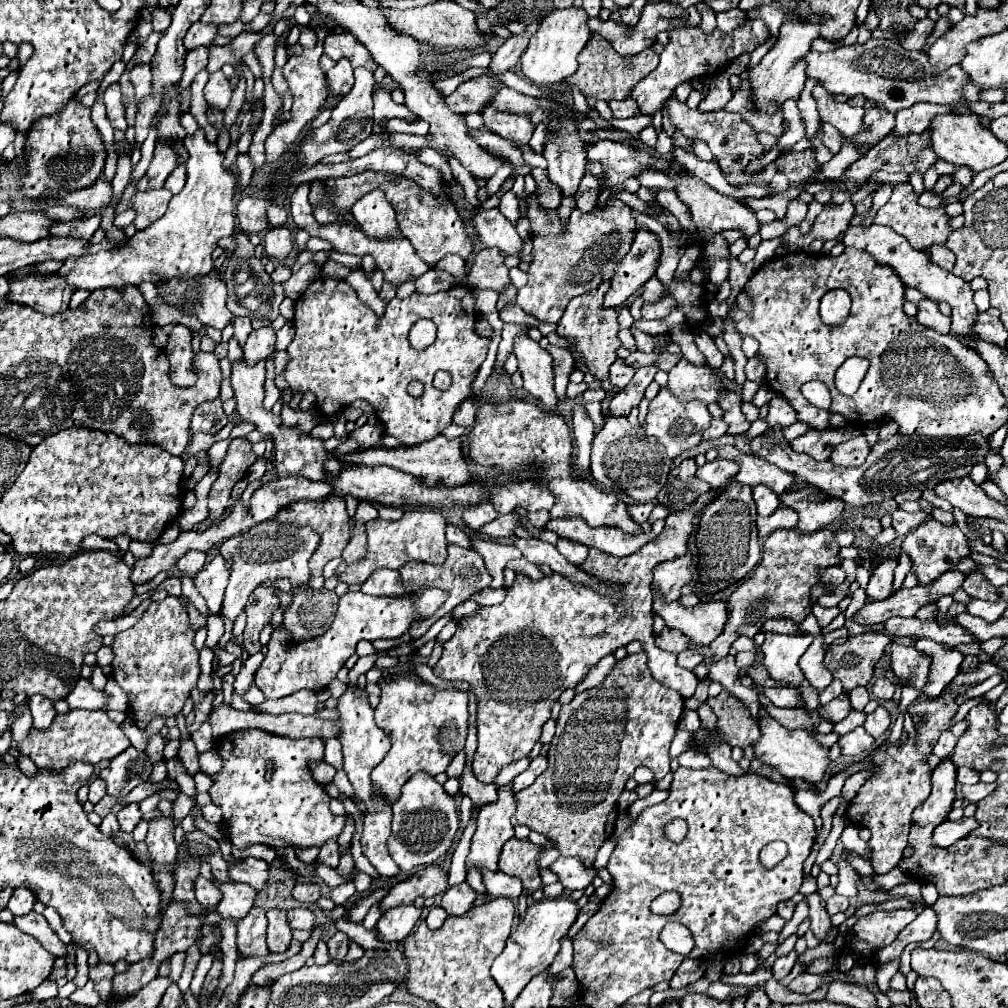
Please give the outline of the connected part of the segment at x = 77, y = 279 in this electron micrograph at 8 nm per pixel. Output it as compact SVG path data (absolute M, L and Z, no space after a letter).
M197 129L193 135L187 135L183 139L183 147L189 153L187 159L187 183L181 189L181 193L173 195L167 207L167 213L155 221L155 225L149 225L147 229L141 229L133 239L129 239L129 245L125 249L111 249L111 251L99 251L95 255L83 255L83 257L67 257L63 261L61 269L53 275L45 275L45 281L49 277L61 277L67 281L67 285L75 289L105 289L105 287L117 287L123 285L139 285L141 281L155 281L155 279L171 279L171 277L195 277L195 275L207 275L213 267L211 253L217 247L217 241L235 233L235 215L233 215L233 195L237 193L237 175L233 169L225 169L225 153L219 151L217 143L209 143L203 129Z

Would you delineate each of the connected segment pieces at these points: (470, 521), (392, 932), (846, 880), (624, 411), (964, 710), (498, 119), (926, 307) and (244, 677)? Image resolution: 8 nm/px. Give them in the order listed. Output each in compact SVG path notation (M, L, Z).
M485 501L481 505L469 507L463 513L463 521L471 529L481 529L483 525L487 525L487 521L493 521L495 517L499 517L499 515L495 513L495 505L491 505L491 501Z
M413 903L411 905L399 905L391 911L387 911L379 923L377 923L377 935L381 941L391 943L391 941L401 941L403 937L407 937L417 921L421 919L421 909L417 909Z
M846 850L843 851L842 858L838 863L839 882L835 892L846 897L853 898L857 895L858 875L846 860Z
M653 365L637 369L635 371L635 377L631 379L631 383L611 399L609 413L615 415L615 417L627 417L629 411L635 405L639 405L639 401L643 399L643 393L645 393L647 385L653 381L655 373L657 373L657 369Z
M977 697L977 699L969 699L969 701L963 703L953 718L954 723L956 724L962 721L965 718L966 714L970 711L970 709L975 707L975 705L979 705L979 703L985 703L985 701Z
M485 107L481 111L485 125L505 137L505 139L513 139L513 141L521 141L521 143L529 143L531 135L533 135L533 123L527 117L519 117L517 113L499 113L499 109L491 109Z
M923 299L923 301L917 303L917 309L919 309L917 311L917 321L921 325L927 325L927 327L939 331L939 333L949 333L951 319L945 317L945 315L941 315L937 303L933 303L929 299Z
M261 652L250 656L242 665L240 672L235 677L235 681L233 683L234 691L242 698L248 691L250 685L253 684L255 673L264 658L265 656Z

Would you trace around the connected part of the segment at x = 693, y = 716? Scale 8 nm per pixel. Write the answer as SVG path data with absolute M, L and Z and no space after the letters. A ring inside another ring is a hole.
M685 709L683 715L681 715L681 721L679 721L679 727L685 729L685 731L697 731L701 727L701 719L699 719L697 711Z

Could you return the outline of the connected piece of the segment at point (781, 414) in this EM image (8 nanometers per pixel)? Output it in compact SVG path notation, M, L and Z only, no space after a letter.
M775 395L771 399L771 407L769 407L769 427L773 425L781 425L781 427L787 427L787 425L793 425L797 421L795 417L795 411L789 407L789 403L785 401L785 397L781 395Z

